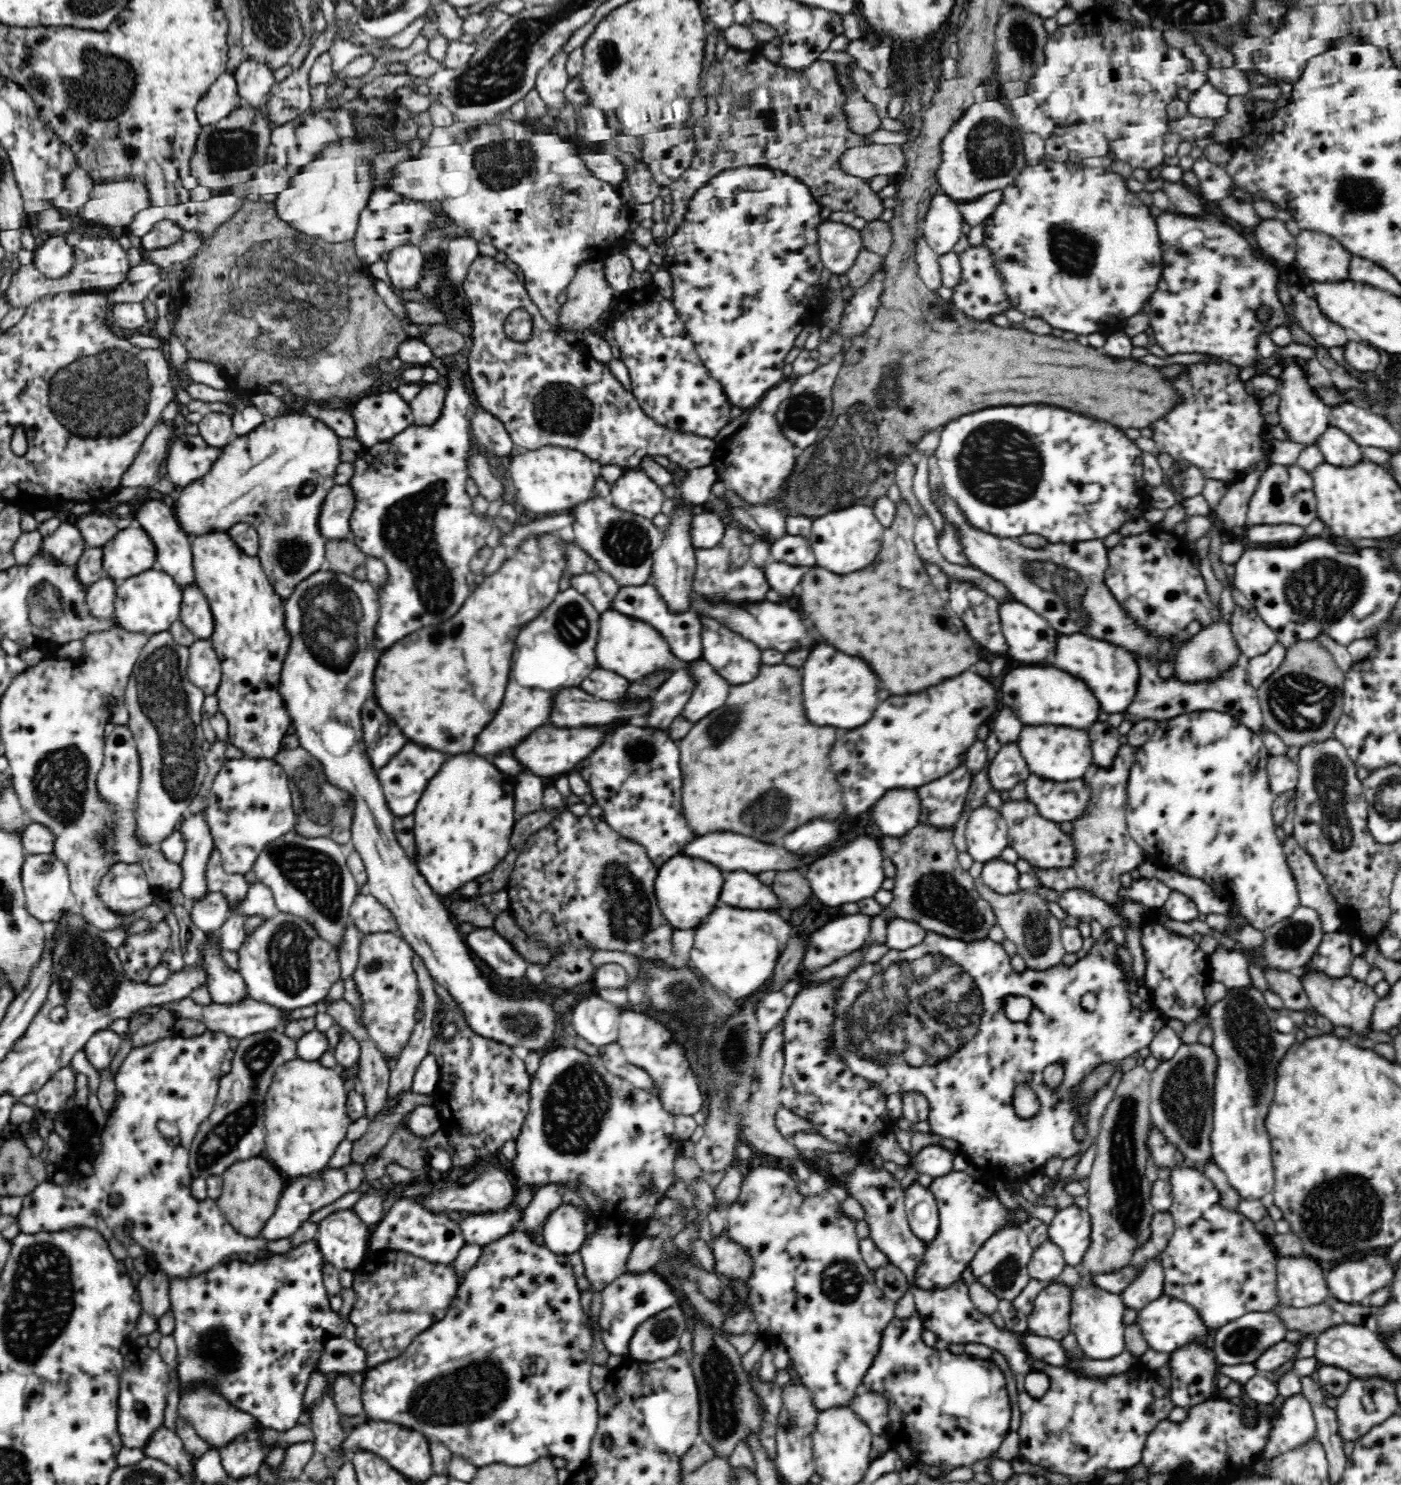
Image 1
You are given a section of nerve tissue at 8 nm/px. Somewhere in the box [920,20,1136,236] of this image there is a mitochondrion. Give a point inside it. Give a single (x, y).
(991, 152)

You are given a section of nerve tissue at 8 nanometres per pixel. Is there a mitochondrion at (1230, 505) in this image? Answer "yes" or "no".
yes

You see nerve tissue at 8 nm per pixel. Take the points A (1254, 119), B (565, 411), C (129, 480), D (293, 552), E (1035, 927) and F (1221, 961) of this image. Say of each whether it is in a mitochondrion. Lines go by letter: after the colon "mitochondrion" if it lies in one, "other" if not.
A: other
B: mitochondrion
C: other
D: mitochondrion
E: mitochondrion
F: other

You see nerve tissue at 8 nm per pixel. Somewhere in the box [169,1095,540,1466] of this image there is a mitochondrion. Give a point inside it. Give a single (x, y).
(453, 1398)

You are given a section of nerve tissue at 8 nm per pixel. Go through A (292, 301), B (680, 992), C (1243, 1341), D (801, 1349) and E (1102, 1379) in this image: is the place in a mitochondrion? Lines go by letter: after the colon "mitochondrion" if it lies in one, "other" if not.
A: mitochondrion
B: mitochondrion
C: mitochondrion
D: other
E: other

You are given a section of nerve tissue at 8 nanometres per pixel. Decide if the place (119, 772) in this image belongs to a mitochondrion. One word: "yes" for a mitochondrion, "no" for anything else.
yes

